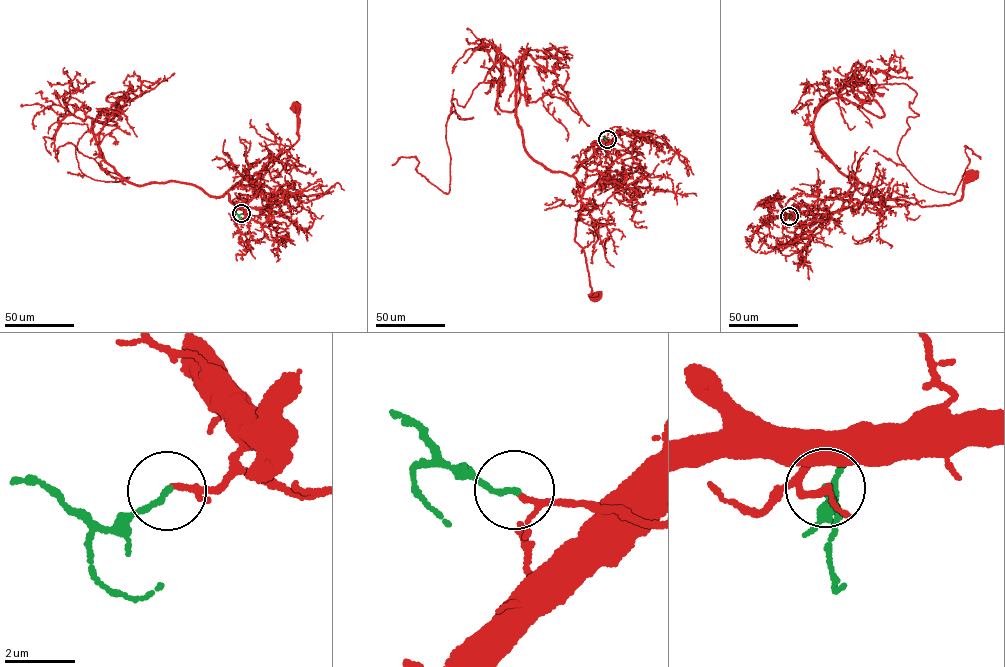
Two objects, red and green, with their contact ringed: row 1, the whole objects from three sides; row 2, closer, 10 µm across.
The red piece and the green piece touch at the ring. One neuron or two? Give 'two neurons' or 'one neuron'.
one neuron

